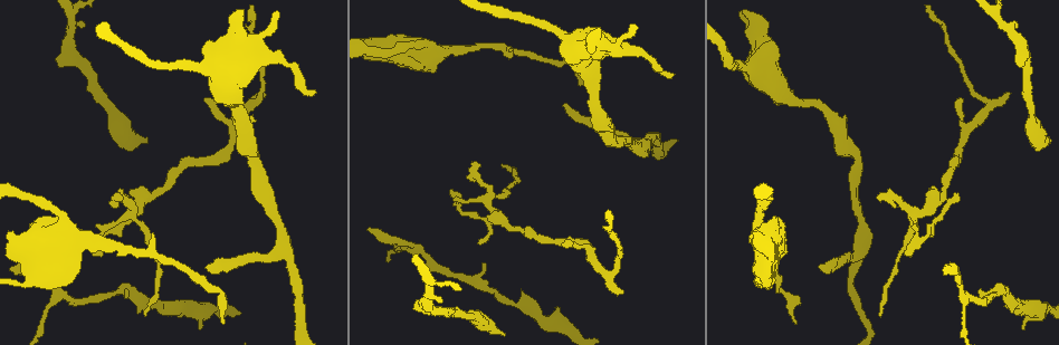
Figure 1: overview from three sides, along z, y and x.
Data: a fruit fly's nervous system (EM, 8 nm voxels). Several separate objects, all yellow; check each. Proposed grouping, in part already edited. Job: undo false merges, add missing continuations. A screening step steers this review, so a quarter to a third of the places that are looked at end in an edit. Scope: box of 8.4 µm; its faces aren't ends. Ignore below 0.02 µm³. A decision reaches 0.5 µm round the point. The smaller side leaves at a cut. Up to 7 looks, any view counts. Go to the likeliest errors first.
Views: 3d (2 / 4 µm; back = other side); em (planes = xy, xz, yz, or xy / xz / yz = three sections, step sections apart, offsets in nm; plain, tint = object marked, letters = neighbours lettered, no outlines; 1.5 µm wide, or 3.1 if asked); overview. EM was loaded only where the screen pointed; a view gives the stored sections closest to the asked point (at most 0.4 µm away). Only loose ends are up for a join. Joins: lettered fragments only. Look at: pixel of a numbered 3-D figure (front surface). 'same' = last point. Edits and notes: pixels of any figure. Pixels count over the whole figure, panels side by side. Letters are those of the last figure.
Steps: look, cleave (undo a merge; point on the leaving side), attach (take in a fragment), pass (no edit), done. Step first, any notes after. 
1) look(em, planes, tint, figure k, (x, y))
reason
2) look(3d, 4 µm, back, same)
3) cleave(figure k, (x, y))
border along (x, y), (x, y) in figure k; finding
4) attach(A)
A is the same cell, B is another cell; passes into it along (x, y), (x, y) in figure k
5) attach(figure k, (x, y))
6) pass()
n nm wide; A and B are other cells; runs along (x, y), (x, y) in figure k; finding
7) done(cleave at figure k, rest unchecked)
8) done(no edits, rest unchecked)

look(em, planes, letters, figure 1, (264, 93))
free end

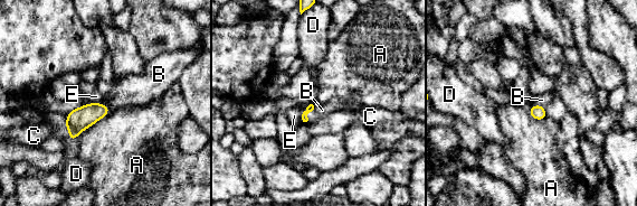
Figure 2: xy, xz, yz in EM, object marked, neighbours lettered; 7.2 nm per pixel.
attach(B)
B is the same cell, A, C, D and E are other cells; passes into it along (311, 106), (311, 111), (322, 110) in figure 2; it goes on there

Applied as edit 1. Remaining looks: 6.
look(3d, 2 µm, figure 1, (852, 152))
thick turns thin

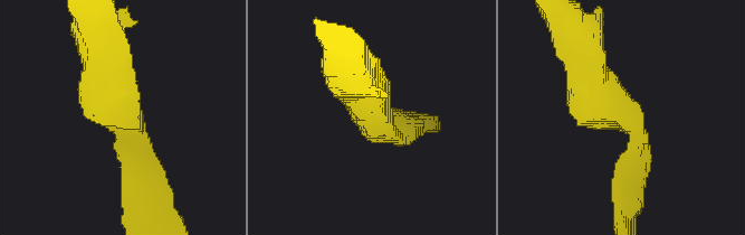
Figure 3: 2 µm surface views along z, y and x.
look(em, planes, plain, figure 3, (374, 113))
arms of 200, 360 nm

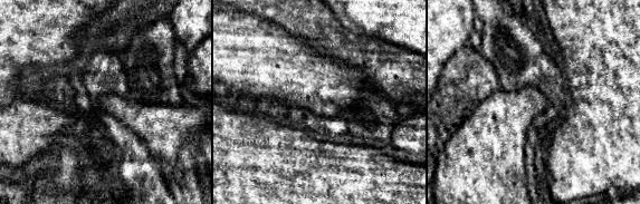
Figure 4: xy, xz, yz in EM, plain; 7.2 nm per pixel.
look(em, planes, letters, same)
what lies round it

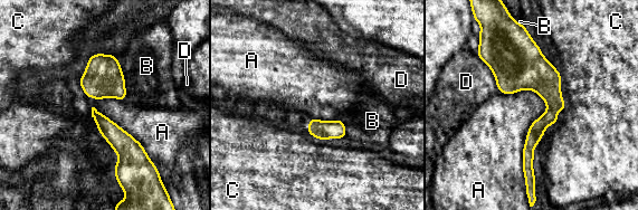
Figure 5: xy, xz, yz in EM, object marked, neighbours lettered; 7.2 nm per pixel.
pass()
A, B, C and D are other cells; border along (120, 65), (123, 72), (125, 99) in figure 5; continuous, no second cell

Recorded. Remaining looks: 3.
done(attach at figure 2, rest unchecked)

